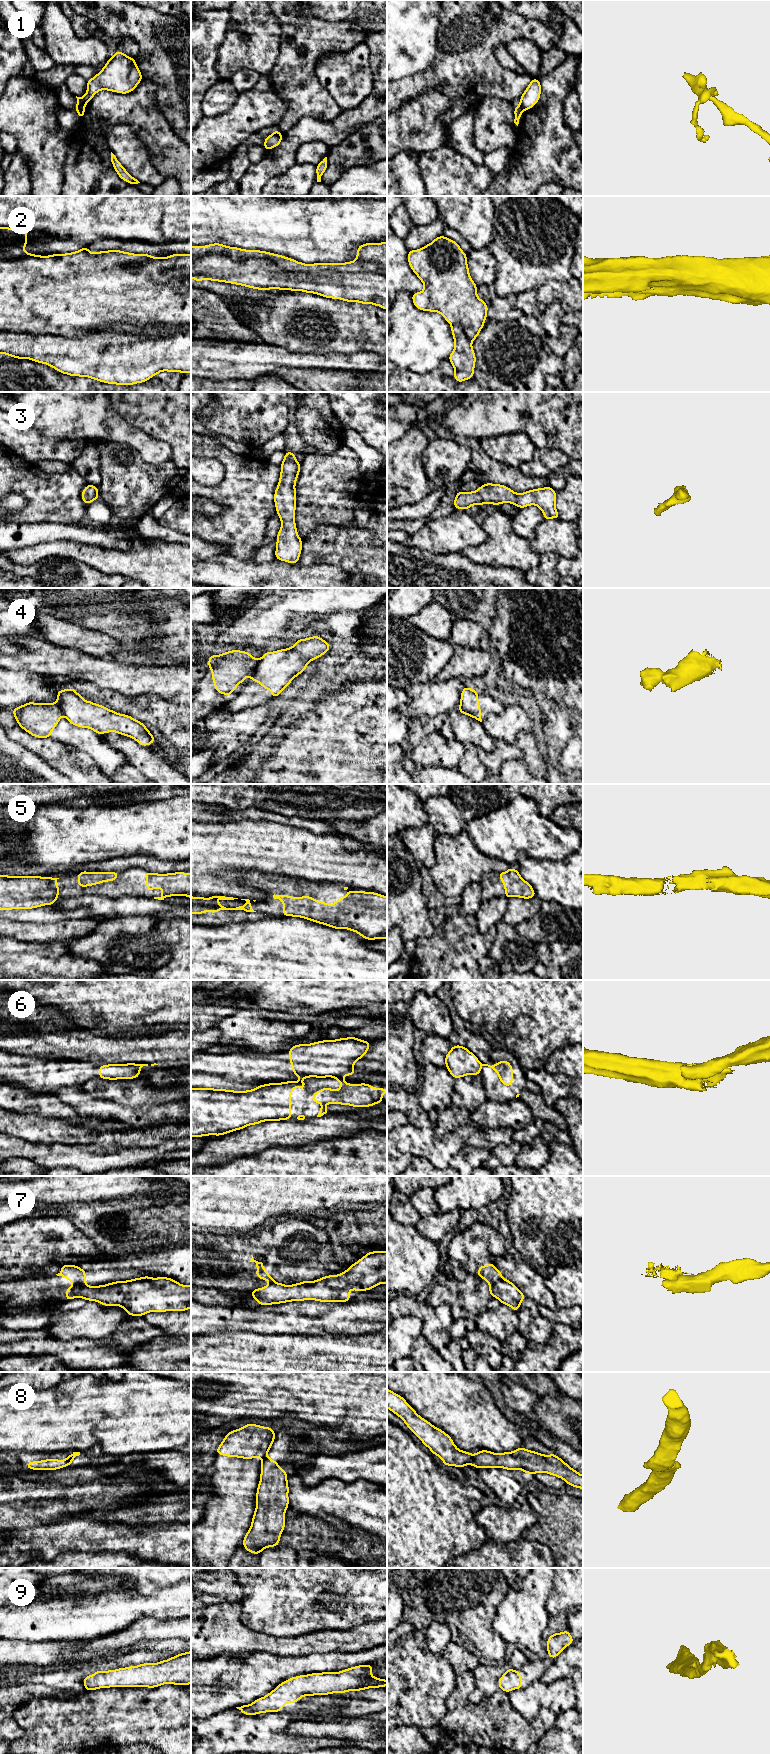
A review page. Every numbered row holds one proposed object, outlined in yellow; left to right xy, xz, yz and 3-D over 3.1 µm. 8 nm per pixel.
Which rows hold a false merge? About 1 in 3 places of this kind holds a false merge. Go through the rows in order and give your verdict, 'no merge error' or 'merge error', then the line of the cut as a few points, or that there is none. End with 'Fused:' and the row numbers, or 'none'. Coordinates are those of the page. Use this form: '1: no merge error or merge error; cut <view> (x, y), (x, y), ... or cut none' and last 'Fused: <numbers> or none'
1: merge error; cut xy (84, 105), (76, 108)
2: merge error; cut xz (191, 259), (224, 254), (293, 271), (385, 272)
3: no merge error; cut none
4: merge error; cut xz (259, 660), (251, 677)
5: no merge error; cut none
6: merge error; cut xz (343, 1074), (333, 1077)
7: merge error; cut yz (502, 1277), (494, 1285), (492, 1296)
8: merge error; cut xy (70, 1455), (68, 1464)
9: no merge error; cut none
Fused: 1, 2, 4, 6, 7, 8

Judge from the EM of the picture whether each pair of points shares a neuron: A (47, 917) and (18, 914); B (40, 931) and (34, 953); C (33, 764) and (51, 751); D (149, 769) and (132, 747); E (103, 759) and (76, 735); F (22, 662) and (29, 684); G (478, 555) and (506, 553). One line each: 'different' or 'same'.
A: same
B: different
C: different
D: same
E: same
F: different
G: same

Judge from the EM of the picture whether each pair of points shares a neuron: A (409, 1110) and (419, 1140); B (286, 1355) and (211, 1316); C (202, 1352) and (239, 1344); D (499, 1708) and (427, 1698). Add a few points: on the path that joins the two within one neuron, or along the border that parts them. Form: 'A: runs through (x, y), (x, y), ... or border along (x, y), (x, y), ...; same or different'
A: border along (409, 1122), (419, 1127), (428, 1127); different
B: border along (217, 1332), (249, 1331), (264, 1335); different
C: runs through (211, 1352), (230, 1352); same
D: border along (456, 1680), (439, 1724); different

